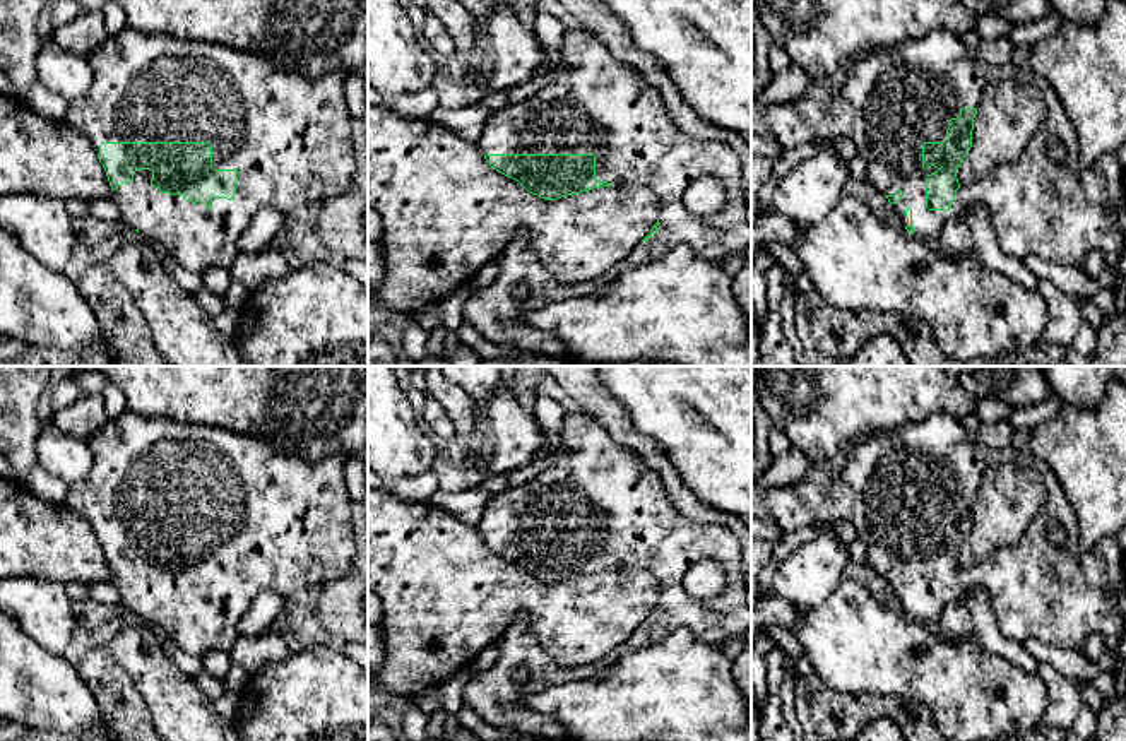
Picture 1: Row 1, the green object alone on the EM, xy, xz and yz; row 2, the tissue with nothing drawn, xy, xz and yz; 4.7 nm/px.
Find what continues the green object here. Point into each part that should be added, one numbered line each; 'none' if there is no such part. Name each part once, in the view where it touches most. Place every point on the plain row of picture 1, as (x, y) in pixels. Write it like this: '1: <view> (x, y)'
1: xy (290, 521)

